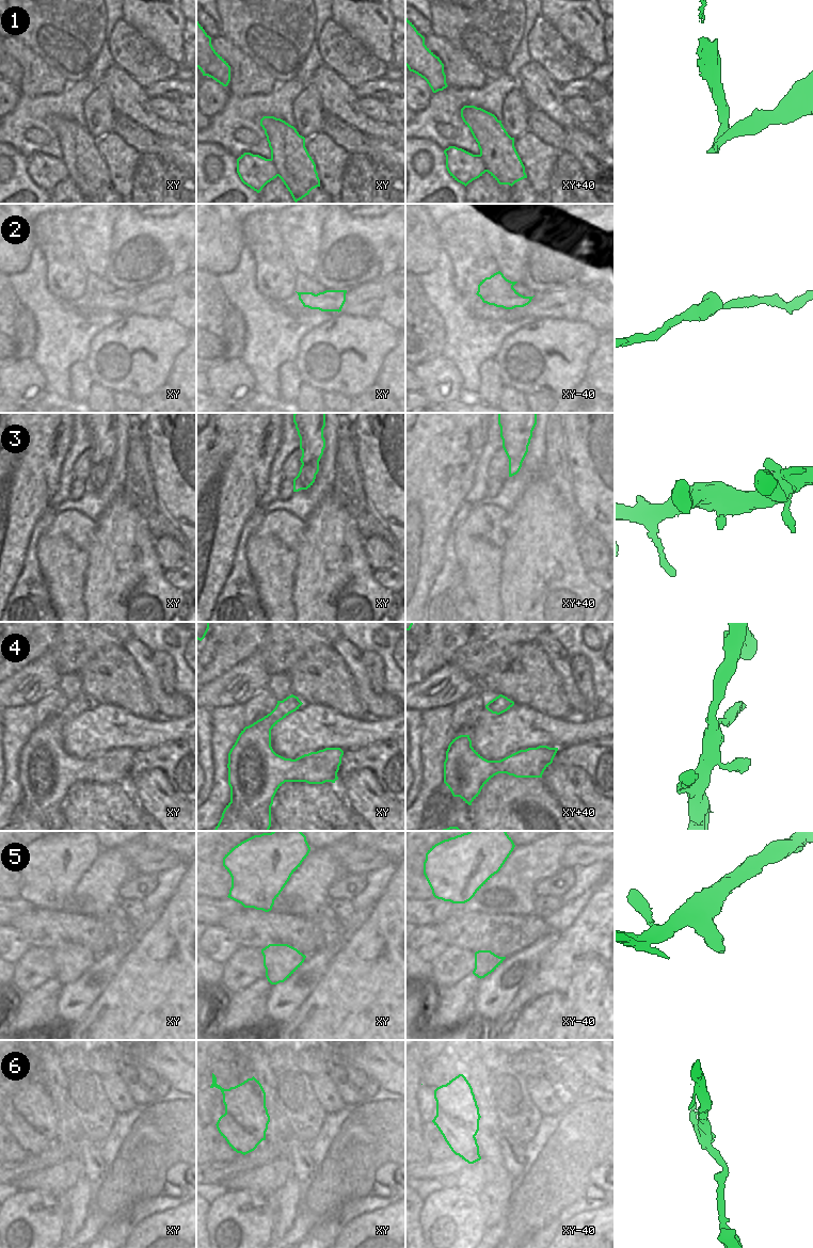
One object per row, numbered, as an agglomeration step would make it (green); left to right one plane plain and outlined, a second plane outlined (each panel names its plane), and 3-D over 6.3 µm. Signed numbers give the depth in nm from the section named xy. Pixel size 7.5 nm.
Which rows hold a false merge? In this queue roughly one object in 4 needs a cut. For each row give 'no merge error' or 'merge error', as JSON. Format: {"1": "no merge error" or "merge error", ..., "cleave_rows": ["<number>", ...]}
{"1": "merge error", "2": "no merge error", "3": "no merge error", "4": "no merge error", "5": "no merge error", "6": "merge error", "cleave_rows": ["1", "6"]}

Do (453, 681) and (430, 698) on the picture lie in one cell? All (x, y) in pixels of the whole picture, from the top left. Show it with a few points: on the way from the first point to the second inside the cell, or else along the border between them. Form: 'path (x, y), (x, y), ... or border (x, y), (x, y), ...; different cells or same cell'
path (448, 685), (435, 692); same cell

